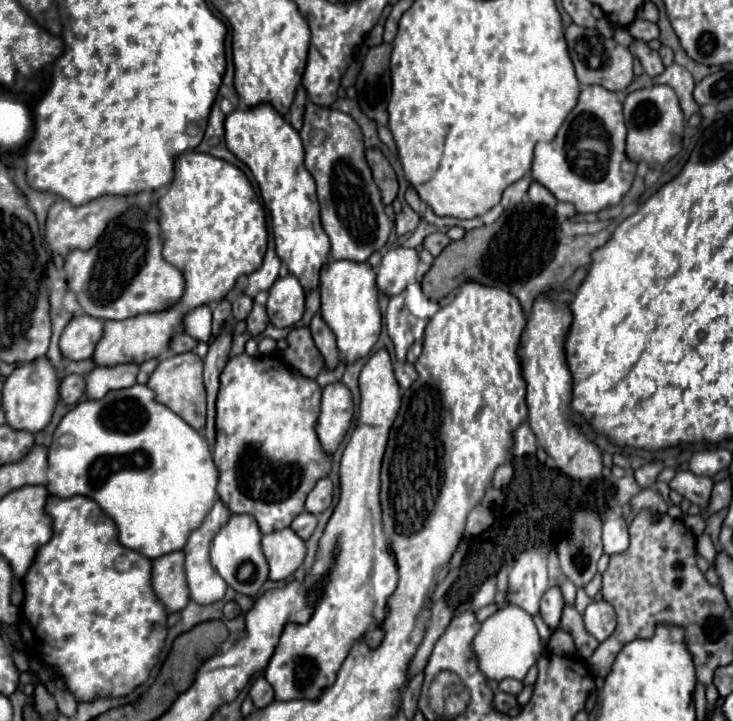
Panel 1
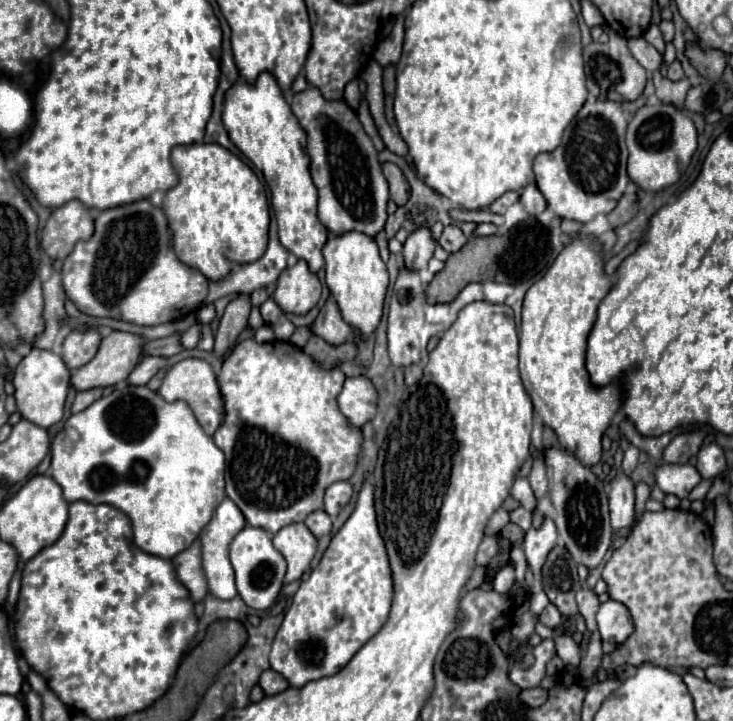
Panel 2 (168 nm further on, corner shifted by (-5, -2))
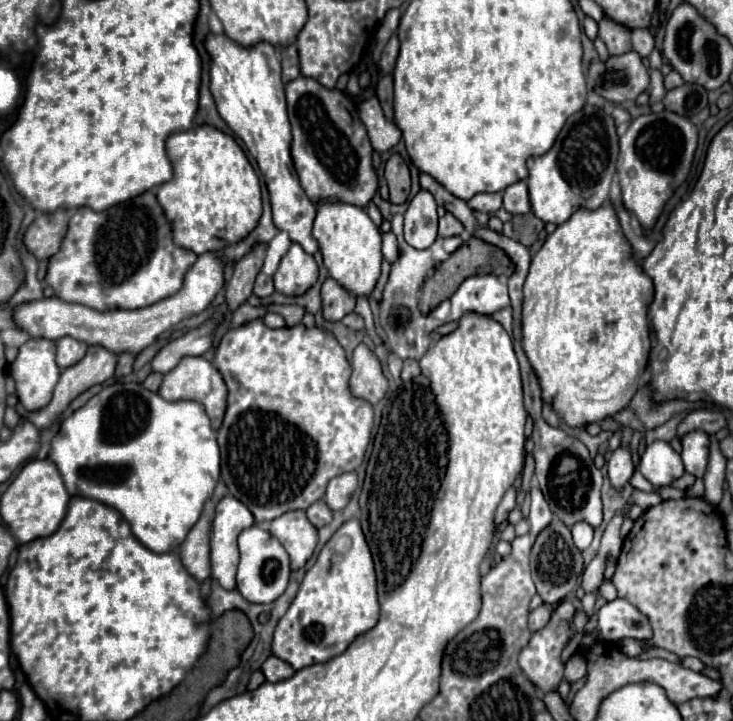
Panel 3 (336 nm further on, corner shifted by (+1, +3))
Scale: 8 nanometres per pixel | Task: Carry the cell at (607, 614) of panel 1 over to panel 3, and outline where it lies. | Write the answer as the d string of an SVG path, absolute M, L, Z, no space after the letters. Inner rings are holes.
M620 597L598 611L598 631L604 641L620 641L624 637L648 641L652 633L648 617Z

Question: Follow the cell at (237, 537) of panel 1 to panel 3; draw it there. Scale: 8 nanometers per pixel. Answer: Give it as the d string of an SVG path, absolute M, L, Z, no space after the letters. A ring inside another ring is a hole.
M252 525L250 529L244 529L238 537L238 547L240 547L240 565L238 565L238 591L242 593L244 599L250 603L272 603L278 599L290 579L290 555L286 549L280 545L280 541L270 535L268 531Z

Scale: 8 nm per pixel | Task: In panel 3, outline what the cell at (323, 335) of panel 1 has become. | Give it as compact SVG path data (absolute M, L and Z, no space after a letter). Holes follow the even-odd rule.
M332 277L322 283L322 311L328 321L340 321L344 315L352 313L356 297L338 285Z

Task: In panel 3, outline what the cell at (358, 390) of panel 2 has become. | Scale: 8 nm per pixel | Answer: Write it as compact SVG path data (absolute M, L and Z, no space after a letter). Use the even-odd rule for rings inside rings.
M364 343L354 349L350 387L356 397L370 401L372 405L376 405L388 389L388 379L382 373L380 359Z

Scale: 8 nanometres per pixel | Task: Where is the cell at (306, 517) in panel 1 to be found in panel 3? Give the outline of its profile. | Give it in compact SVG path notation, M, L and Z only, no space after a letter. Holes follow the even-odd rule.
M320 499L320 501L316 501L314 505L310 505L310 509L306 511L308 513L308 519L310 519L310 523L314 525L314 527L324 527L324 525L328 525L330 521L332 521L332 511L330 511L330 507Z

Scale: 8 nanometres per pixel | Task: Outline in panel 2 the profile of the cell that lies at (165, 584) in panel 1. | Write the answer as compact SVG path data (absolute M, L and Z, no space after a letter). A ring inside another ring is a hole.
M196 540L190 548L180 552L178 556L172 558L174 572L182 586L190 592L194 602L202 602L204 596L208 594L206 588L206 578L202 574L202 562L200 562L200 542Z

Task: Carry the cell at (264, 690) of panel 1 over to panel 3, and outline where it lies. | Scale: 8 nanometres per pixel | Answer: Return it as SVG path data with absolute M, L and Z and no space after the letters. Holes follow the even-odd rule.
M268 657L266 661L264 661L264 665L262 665L262 671L264 671L264 675L266 675L266 679L268 681L272 681L272 683L276 683L276 681L282 681L282 679L290 679L296 671L292 669L292 665L290 663L286 663L286 661L282 661L282 659L278 659L278 657Z

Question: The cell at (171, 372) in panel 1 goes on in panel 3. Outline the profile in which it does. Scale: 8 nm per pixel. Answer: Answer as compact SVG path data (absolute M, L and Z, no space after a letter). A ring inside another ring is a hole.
M184 357L170 373L164 375L162 387L158 391L166 401L182 401L182 399L190 399L190 401L198 401L206 407L206 413L212 419L212 427L220 429L224 413L226 413L226 383L220 375L218 369L212 367L212 363L208 363L204 357Z

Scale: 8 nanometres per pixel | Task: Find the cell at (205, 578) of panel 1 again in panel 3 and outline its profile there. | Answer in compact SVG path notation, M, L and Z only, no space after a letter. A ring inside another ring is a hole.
M224 497L216 507L216 517L212 523L210 539L210 561L212 577L224 589L236 589L236 567L238 567L238 535L252 527L256 521L250 515L250 509L242 505L236 497Z

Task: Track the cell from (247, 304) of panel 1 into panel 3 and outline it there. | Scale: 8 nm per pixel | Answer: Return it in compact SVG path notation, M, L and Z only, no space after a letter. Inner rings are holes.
M260 271L258 277L256 277L256 283L254 283L254 293L258 297L262 297L262 299L270 297L274 293L274 281L272 281L272 277Z

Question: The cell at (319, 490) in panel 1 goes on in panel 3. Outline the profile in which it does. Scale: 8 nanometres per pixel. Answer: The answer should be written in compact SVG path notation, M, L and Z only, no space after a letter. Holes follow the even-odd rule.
M342 473L338 477L334 477L330 483L328 483L328 489L326 489L326 495L324 495L324 501L328 503L328 507L332 511L338 511L338 509L344 509L354 493L358 485L358 479L356 479L356 473Z

